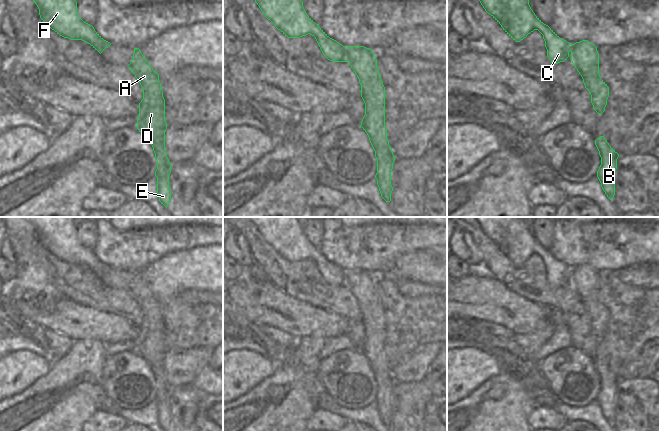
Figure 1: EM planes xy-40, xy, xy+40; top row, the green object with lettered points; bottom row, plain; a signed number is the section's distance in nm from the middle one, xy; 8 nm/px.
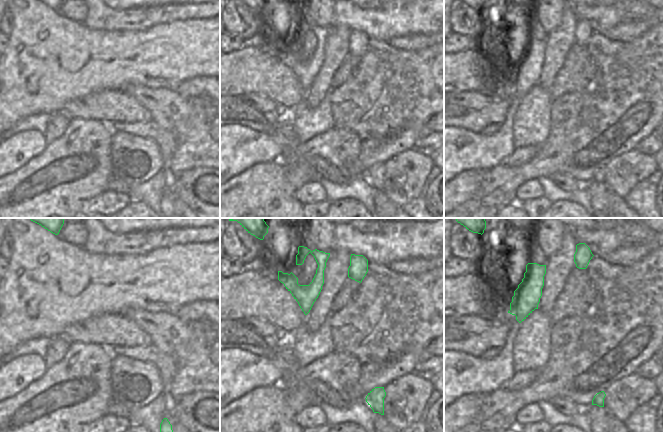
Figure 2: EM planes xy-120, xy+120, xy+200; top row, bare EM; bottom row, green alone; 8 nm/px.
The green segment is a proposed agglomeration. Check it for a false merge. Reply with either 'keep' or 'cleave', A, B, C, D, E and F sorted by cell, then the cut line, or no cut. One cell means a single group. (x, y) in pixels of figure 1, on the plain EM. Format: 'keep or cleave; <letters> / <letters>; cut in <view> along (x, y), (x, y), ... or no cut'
cleave; A B D E / C F; cut in xy along (346, 272), (347, 285)

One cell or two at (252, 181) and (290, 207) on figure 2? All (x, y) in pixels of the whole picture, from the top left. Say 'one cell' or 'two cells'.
one cell

